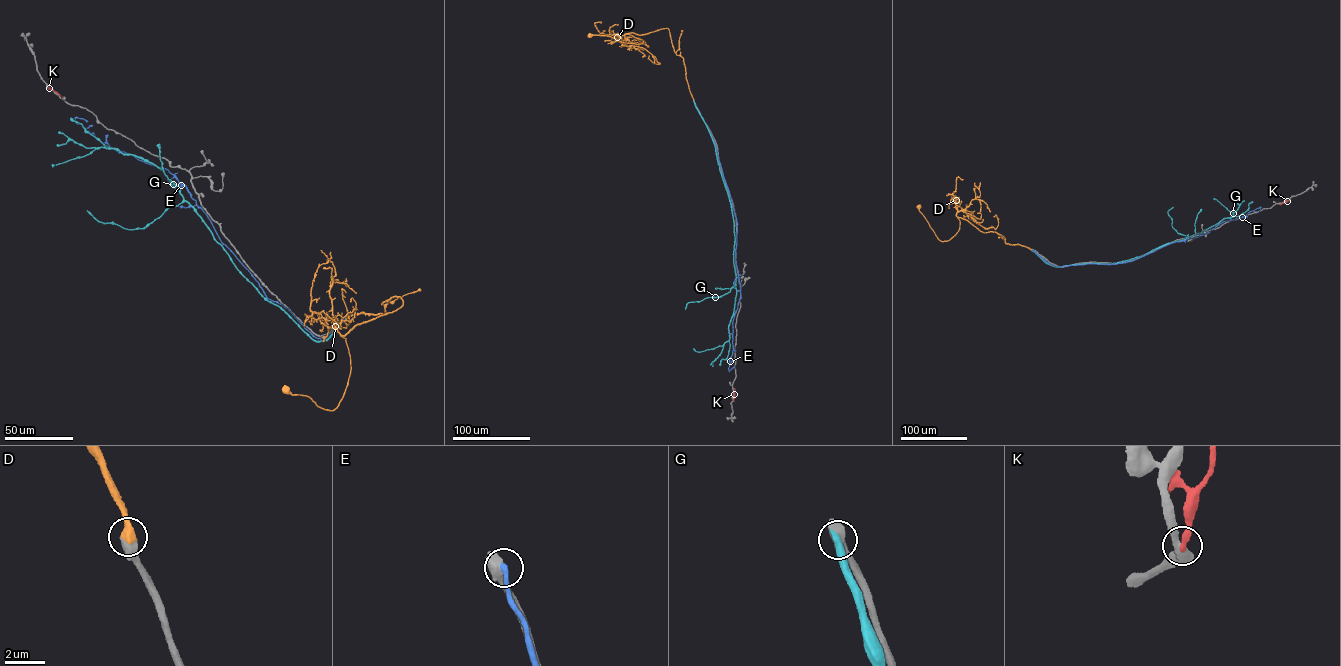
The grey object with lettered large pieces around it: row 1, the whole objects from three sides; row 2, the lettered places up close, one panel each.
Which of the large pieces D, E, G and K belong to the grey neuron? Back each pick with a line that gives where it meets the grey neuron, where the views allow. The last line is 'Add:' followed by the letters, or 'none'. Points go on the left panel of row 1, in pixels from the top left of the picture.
D: Touches grey at (346, 318)
Add: D

